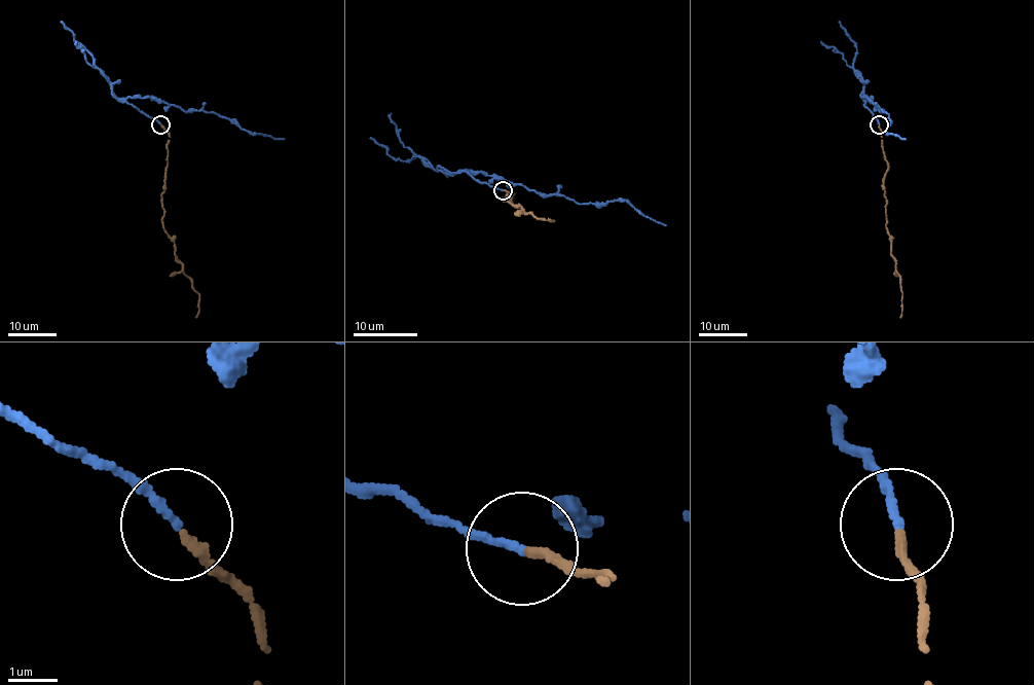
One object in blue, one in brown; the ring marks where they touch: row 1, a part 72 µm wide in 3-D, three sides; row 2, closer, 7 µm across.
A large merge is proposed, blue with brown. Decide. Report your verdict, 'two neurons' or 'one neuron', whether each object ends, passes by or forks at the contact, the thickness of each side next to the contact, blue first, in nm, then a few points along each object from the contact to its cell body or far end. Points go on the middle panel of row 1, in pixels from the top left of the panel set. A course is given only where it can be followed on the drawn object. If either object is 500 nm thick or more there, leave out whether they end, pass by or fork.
two neurons; blue ends there; brown ends there; 160 nm thick on the blue side, 180 nm on the other; blue runs (503, 190), (466, 171), (455, 173), (483, 171), (582, 204), (627, 200), (666, 226); brown runs (503, 190), (512, 193), (511, 202), (508, 196), (503, 196), (505, 200), (537, 218), (553, 221), (548, 218)

